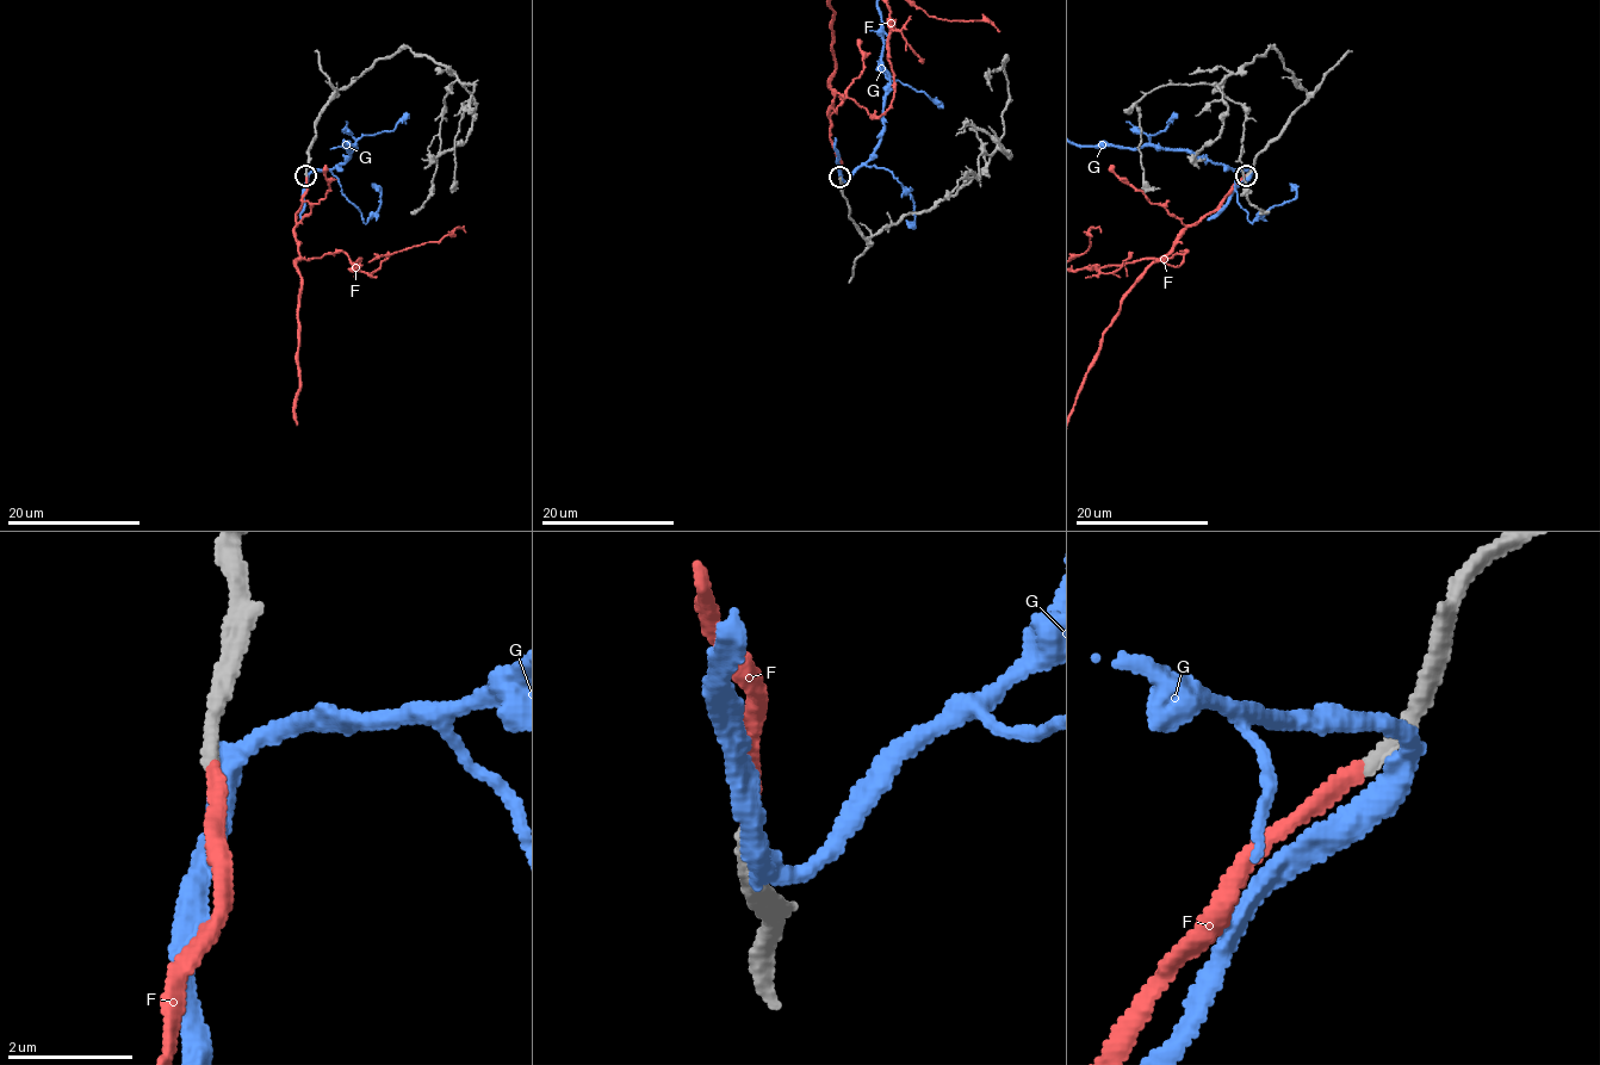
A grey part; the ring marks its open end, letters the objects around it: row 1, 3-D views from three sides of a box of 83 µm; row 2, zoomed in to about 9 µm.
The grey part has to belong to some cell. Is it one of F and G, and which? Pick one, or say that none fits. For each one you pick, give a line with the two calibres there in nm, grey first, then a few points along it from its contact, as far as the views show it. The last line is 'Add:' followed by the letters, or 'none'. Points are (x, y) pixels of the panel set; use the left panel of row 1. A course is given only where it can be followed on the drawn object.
F: 240/240 nm
Add: F

